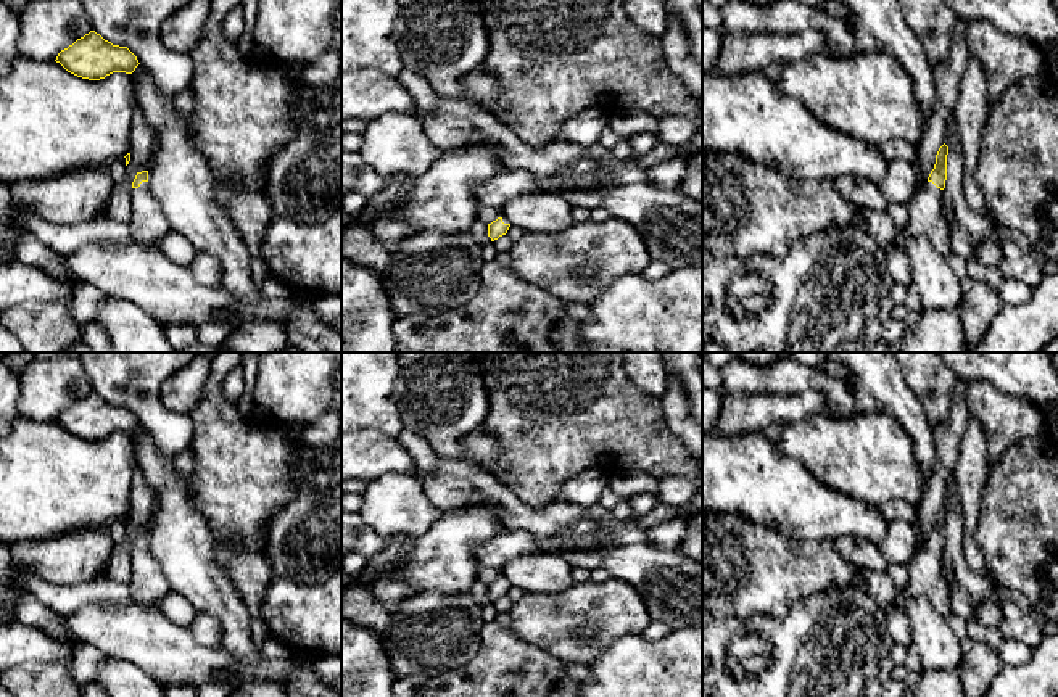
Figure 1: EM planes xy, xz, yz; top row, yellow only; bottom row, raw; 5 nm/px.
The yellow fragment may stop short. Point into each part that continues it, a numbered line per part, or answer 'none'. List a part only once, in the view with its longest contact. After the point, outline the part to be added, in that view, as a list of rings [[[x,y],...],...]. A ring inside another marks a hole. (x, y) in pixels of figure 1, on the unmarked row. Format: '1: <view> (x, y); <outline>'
1: xy (148, 585); [[[148,542],[132,549],[132,575],[129,589],[134,600],[158,608],[158,602],[171,591],[169,583],[150,552]]]

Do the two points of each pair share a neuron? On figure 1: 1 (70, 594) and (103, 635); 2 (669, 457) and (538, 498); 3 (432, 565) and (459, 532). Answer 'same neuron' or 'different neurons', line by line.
1: different neurons
2: same neuron
3: same neuron

